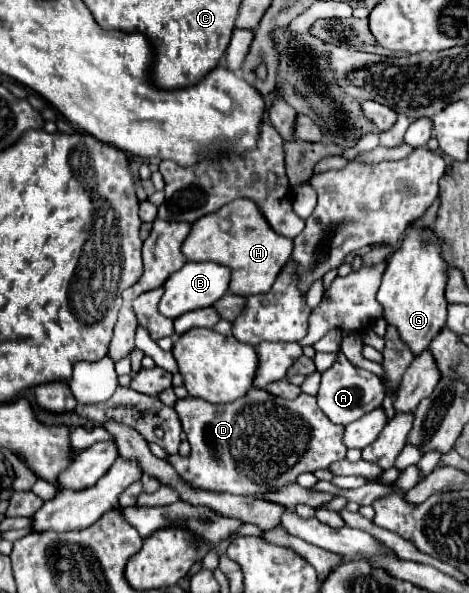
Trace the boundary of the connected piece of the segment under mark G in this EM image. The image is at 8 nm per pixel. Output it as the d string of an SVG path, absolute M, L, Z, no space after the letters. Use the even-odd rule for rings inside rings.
M409 225L407 237L403 239L401 247L391 255L389 267L383 275L377 301L385 309L385 321L389 325L395 325L401 339L407 343L407 347L419 355L423 349L429 347L431 339L445 327L447 319L447 301L445 301L445 285L447 285L447 265L441 257L441 241L435 237L429 237L425 245L421 245L421 233L425 229L431 231L431 227L419 227Z

